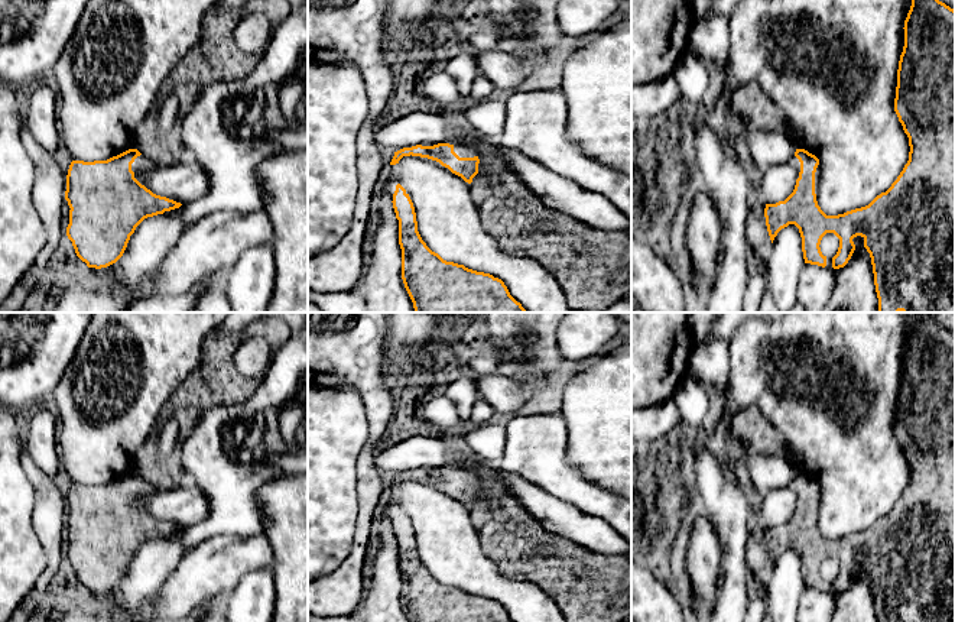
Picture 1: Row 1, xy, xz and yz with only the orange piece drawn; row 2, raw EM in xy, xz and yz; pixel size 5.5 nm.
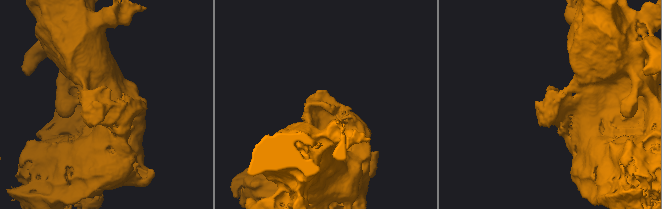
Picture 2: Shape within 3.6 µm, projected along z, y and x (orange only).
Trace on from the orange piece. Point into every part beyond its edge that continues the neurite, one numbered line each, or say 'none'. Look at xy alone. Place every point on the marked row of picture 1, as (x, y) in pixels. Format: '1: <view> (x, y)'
1: xy (142, 164)

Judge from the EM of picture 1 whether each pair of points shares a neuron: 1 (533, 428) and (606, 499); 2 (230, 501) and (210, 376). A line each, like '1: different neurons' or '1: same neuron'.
1: same neuron
2: different neurons

